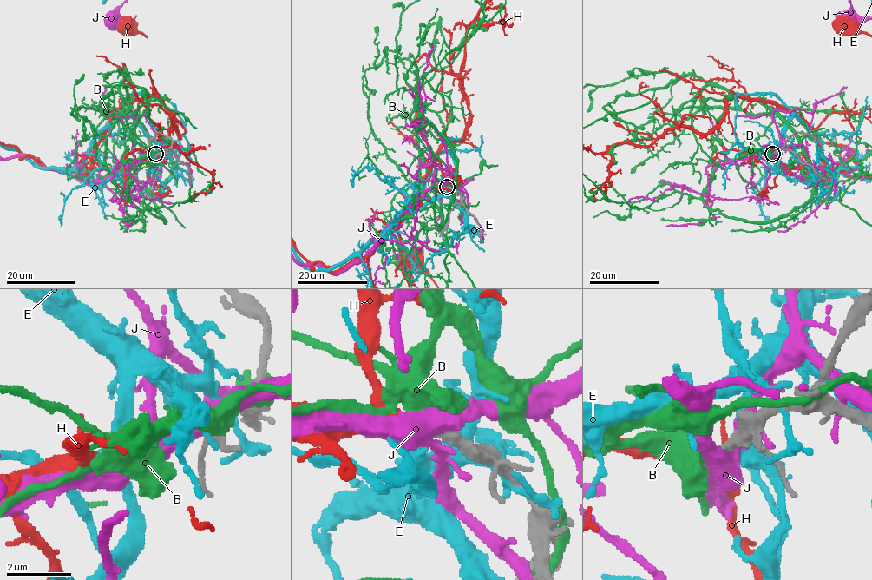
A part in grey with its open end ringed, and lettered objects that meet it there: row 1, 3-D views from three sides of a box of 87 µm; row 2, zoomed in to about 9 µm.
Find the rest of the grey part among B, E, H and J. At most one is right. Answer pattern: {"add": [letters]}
{"add": ["H"]}

